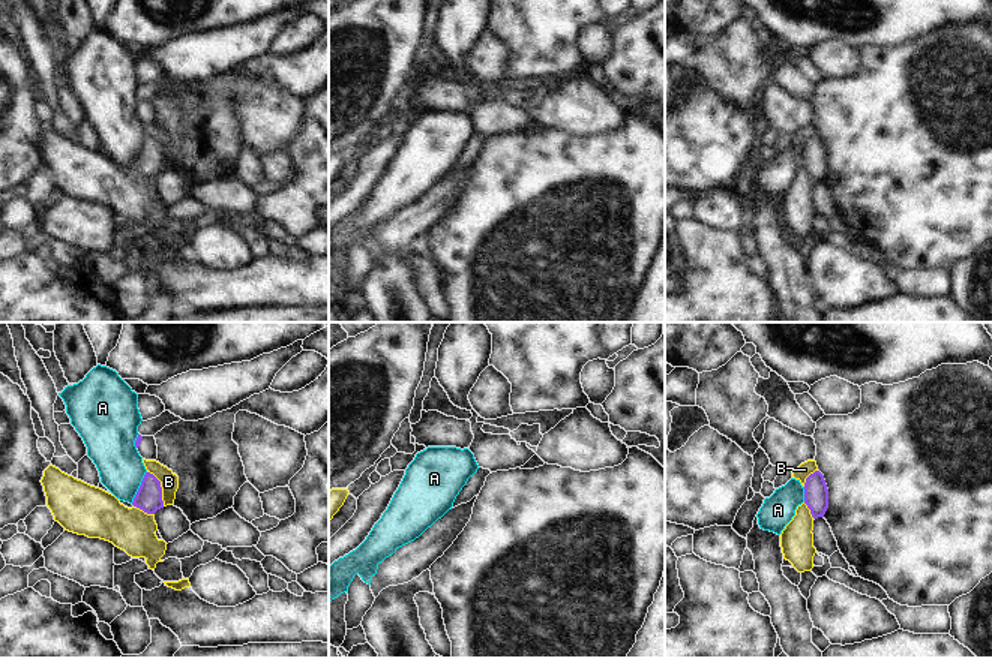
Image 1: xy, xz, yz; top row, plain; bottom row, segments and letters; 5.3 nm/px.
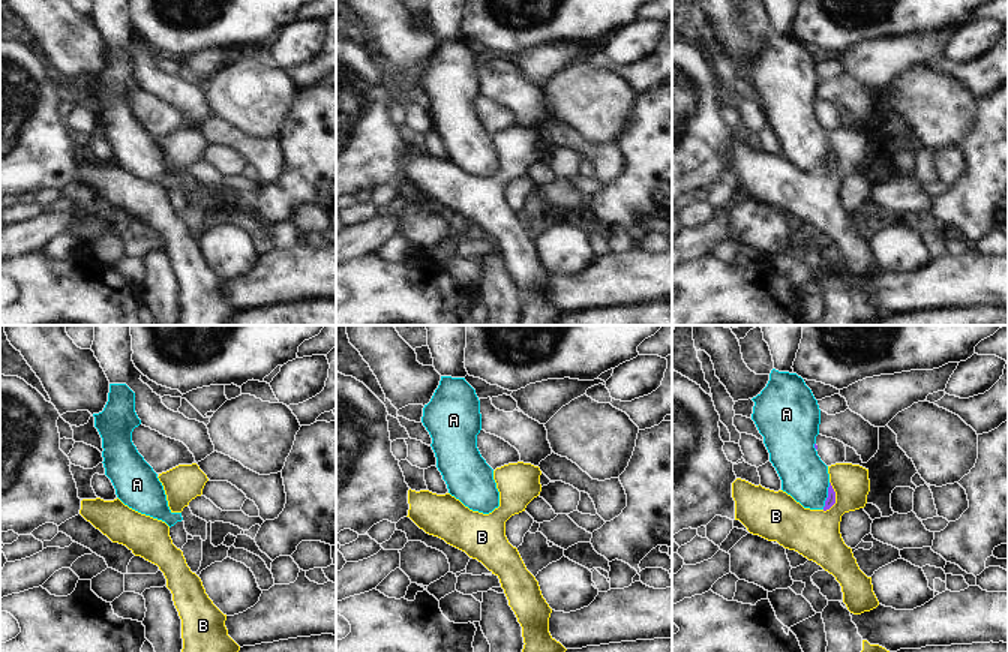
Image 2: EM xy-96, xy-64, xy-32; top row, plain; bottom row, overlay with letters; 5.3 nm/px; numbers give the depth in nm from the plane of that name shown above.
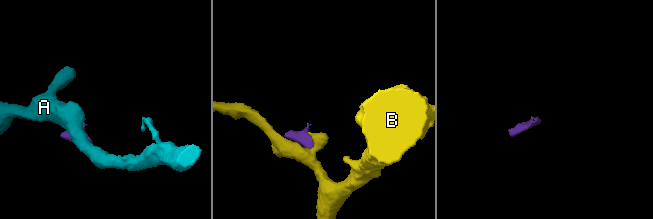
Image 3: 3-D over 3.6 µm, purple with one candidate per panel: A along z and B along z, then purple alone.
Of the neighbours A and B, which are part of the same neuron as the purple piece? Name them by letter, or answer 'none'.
none

